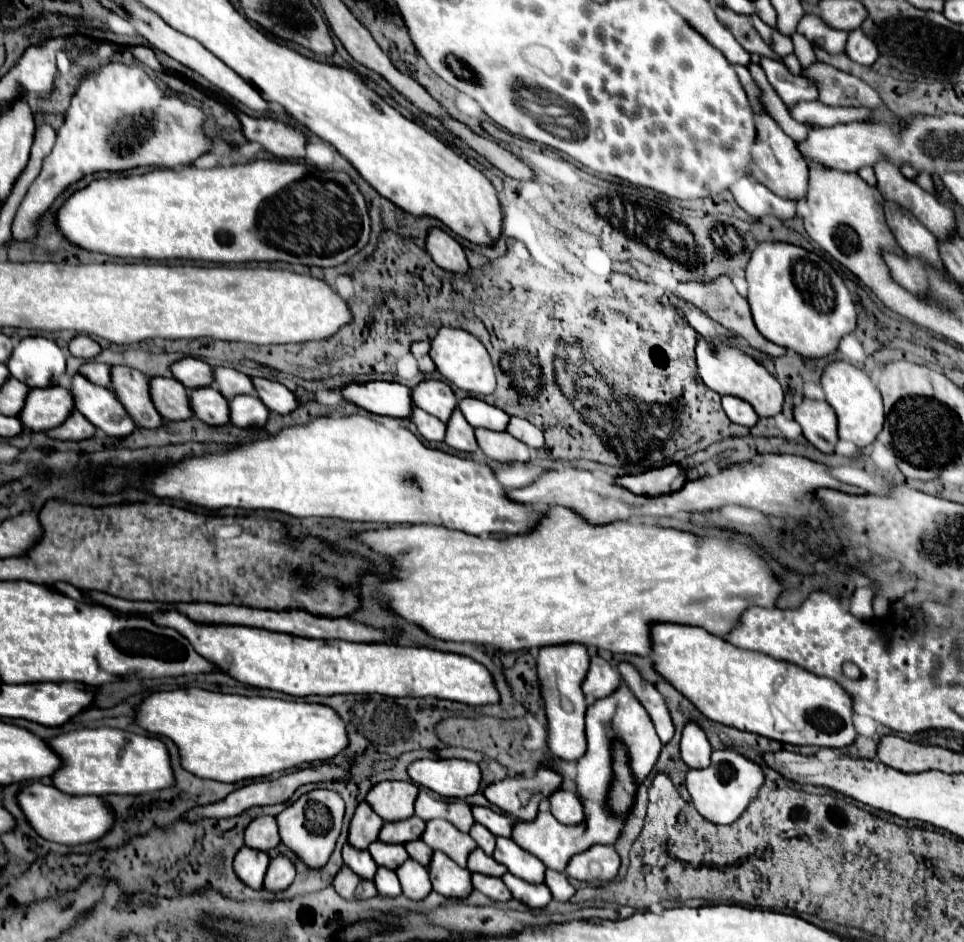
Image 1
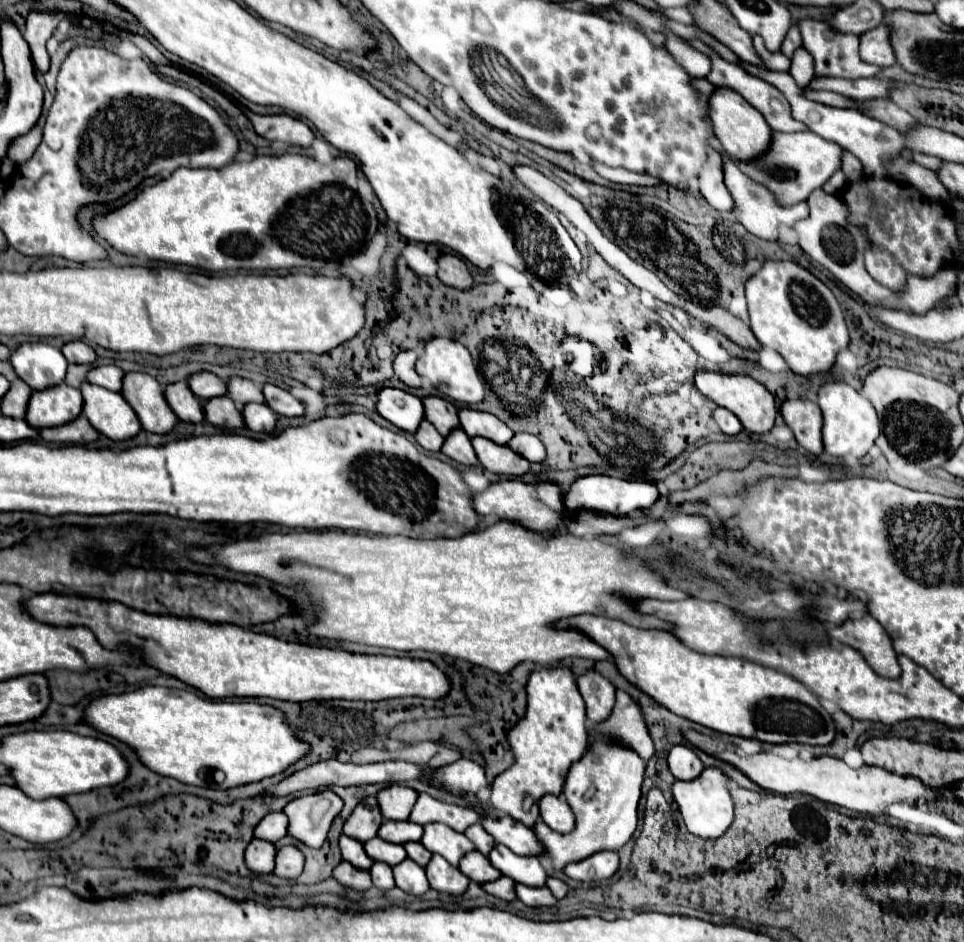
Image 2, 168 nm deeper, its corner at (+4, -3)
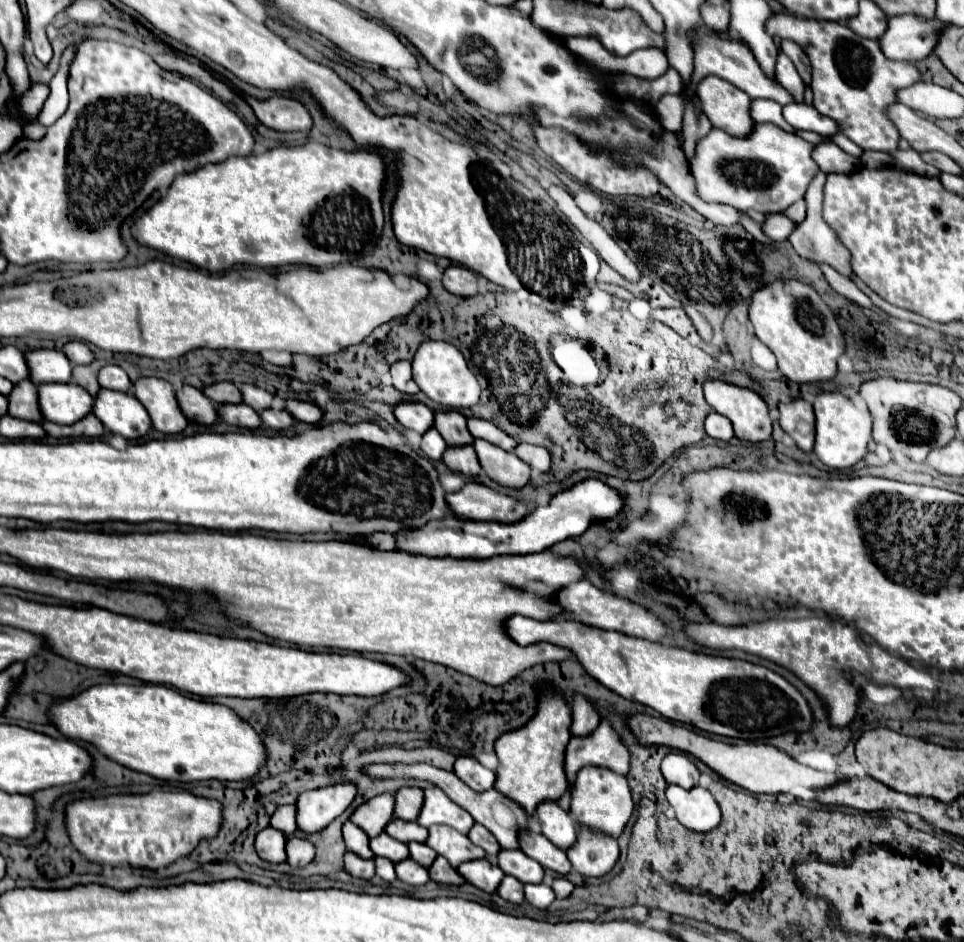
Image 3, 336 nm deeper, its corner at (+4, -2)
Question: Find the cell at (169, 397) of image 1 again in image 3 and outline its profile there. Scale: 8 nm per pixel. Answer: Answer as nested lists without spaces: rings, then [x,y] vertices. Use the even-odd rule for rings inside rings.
[[[182,386],[176,396],[190,422],[198,422],[198,424],[206,424],[206,426],[216,424],[218,408],[208,396],[204,396],[202,390],[198,390],[194,386]]]

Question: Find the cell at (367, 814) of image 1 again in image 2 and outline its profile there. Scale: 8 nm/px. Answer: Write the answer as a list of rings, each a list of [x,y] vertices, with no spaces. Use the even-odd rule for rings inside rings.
[[[366,797],[360,805],[356,805],[352,815],[346,819],[344,835],[360,843],[366,843],[376,837],[376,831],[380,825],[382,825],[382,815],[378,811],[376,797]]]

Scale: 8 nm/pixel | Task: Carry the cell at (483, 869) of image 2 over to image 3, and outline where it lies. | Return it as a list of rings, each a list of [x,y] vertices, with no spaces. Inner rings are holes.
[[[488,858],[484,860],[472,860],[472,862],[464,862],[458,866],[458,872],[476,888],[484,890],[484,892],[496,892],[496,888],[500,886],[504,872],[492,864]]]

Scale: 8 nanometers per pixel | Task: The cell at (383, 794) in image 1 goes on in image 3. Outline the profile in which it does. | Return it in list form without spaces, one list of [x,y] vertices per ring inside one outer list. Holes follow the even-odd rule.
[[[402,788],[396,794],[396,818],[416,820],[424,804],[424,792],[420,788]]]

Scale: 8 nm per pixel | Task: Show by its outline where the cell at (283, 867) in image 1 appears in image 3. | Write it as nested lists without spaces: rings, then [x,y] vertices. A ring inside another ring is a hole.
[[[290,838],[286,844],[286,854],[290,866],[306,866],[314,858],[314,844],[304,838]]]

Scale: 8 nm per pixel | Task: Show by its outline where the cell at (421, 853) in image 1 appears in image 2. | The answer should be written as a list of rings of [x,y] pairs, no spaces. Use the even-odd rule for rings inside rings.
[[[418,841],[406,843],[404,849],[406,849],[408,857],[410,857],[412,861],[416,861],[418,865],[422,865],[422,867],[426,867],[428,861],[430,861],[430,857],[432,857],[432,853],[430,853],[426,847],[422,847],[422,843],[418,843]]]

